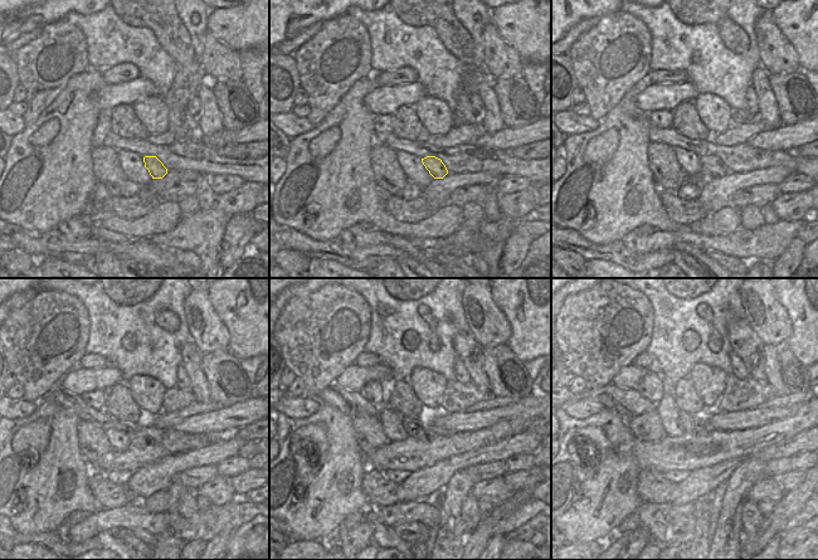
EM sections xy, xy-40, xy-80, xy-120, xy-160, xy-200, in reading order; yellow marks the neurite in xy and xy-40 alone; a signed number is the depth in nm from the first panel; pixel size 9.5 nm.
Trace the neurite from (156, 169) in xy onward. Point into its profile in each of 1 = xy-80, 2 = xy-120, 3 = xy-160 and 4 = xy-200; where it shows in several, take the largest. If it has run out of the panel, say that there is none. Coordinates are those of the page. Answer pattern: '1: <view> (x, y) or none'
1: xy-80 (715, 165)
2: xy-120 (135, 439)
3: xy-160 (412, 425)
4: xy-200 (692, 424)

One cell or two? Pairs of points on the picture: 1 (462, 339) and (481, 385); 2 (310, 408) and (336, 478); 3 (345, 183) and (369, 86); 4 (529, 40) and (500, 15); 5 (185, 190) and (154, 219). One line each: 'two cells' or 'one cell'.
1: one cell
2: two cells
3: one cell
4: one cell
5: two cells

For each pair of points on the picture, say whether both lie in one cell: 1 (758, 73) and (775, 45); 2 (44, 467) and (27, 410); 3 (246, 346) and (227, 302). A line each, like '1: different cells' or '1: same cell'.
1: different cells
2: different cells
3: same cell

